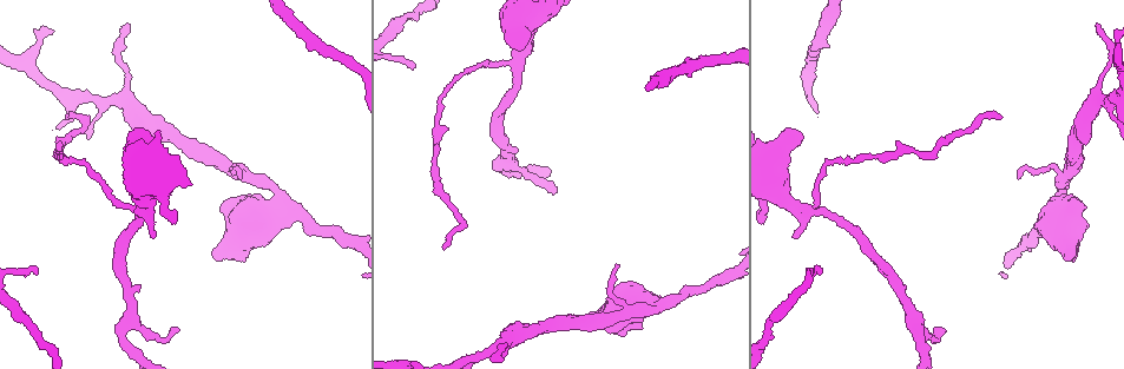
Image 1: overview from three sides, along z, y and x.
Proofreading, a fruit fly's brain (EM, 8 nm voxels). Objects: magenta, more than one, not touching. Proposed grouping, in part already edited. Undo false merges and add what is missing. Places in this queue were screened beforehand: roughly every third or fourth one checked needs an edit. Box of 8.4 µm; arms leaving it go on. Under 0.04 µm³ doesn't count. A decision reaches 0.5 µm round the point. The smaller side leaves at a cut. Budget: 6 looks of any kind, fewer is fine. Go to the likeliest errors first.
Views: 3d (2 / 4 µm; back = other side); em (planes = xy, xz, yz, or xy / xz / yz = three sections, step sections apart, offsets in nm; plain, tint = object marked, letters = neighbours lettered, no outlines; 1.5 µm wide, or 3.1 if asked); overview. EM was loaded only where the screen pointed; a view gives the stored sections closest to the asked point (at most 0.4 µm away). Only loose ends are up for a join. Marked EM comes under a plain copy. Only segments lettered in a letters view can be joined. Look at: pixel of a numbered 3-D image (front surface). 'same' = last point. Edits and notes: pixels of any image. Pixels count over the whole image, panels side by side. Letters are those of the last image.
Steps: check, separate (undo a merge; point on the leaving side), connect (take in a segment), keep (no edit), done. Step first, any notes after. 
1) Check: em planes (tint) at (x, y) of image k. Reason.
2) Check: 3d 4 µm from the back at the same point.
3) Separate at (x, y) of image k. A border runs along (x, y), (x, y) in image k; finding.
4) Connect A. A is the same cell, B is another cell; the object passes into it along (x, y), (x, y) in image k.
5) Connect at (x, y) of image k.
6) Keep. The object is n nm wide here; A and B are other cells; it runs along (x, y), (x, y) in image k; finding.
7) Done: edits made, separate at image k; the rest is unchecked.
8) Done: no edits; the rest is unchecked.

Check: em planes (tint) at (1018, 172) of image 1. An open end.

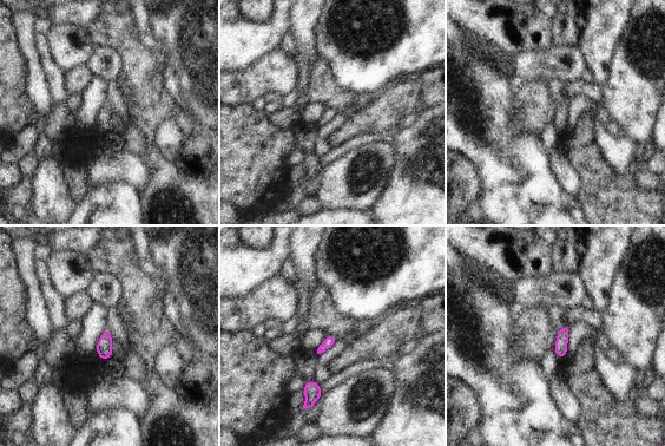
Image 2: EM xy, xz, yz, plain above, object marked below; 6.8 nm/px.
Check: em planes (letters) at the same point. What lies round it.

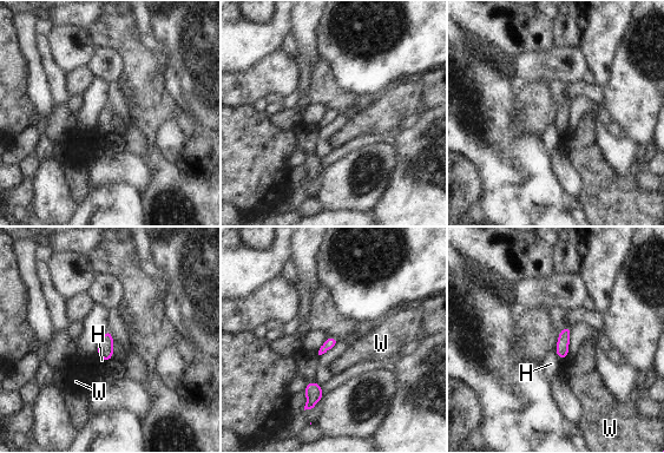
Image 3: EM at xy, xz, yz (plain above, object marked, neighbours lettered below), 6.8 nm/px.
Keep. H and W are other cells; a border runs along (554, 350), (560, 361) in image 3; no lettered segment goes on from it.

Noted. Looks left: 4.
Check: em planes (letters) at (1096, 25) of image 1. Branch stops here.

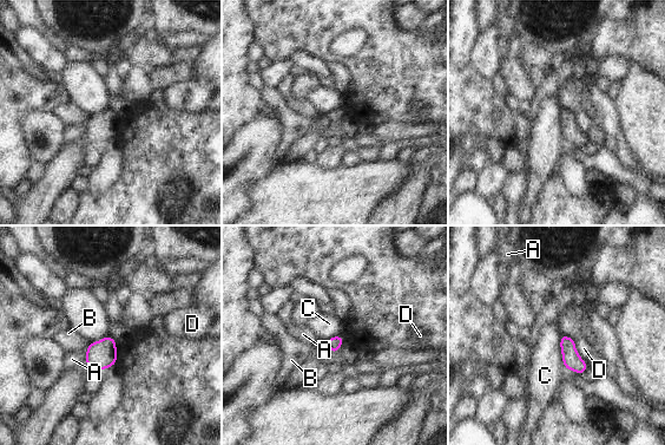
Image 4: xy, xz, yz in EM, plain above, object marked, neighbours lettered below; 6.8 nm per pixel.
Keep. A, B, C and D are other cells; a border runs along (559, 334), (559, 349), (564, 366) in image 4; no lettered segment goes on from it.

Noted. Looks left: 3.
Check: 3d 4 µm at (513, 61) of image 1. Thin arm on a thick one.

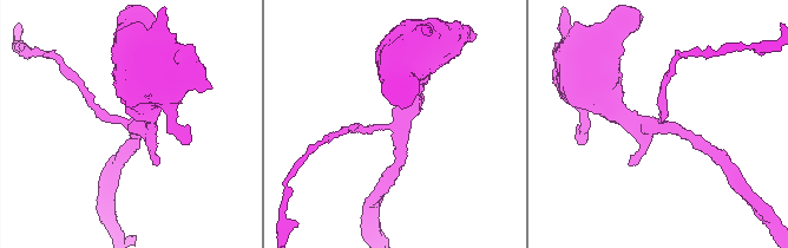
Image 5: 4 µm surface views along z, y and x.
Check: em yz step 8 (tint) at (658, 122) of image 5. Shape alone is not enough.

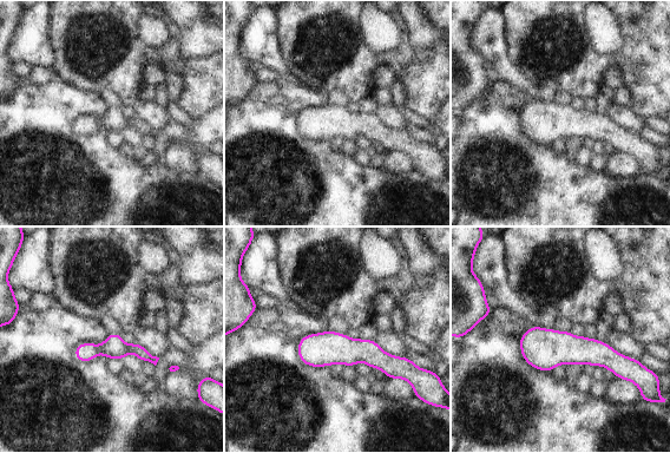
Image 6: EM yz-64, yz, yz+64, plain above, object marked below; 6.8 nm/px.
Check: em planes (letters) at the same point.

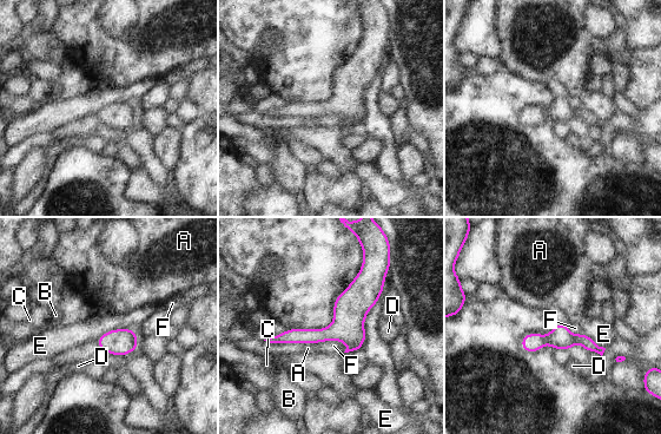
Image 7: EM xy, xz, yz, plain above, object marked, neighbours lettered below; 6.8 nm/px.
Keep. The object is 160 nm wide here; the longest contact is with F, 280 nm; A, B, C, D, E and F are other cells; all the same neuron.

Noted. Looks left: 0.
Done: no edits; the rest is unchecked.

